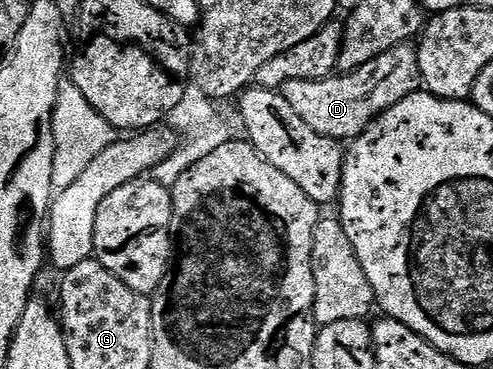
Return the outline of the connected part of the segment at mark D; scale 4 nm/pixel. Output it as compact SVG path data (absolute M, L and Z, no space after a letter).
M412 42L399 44L353 72L333 74L324 80L286 82L282 95L286 102L290 102L294 114L298 114L298 118L302 118L310 130L318 130L318 134L331 140L351 142L362 135L383 112L390 110L390 106L421 91L416 49L417 45Z

